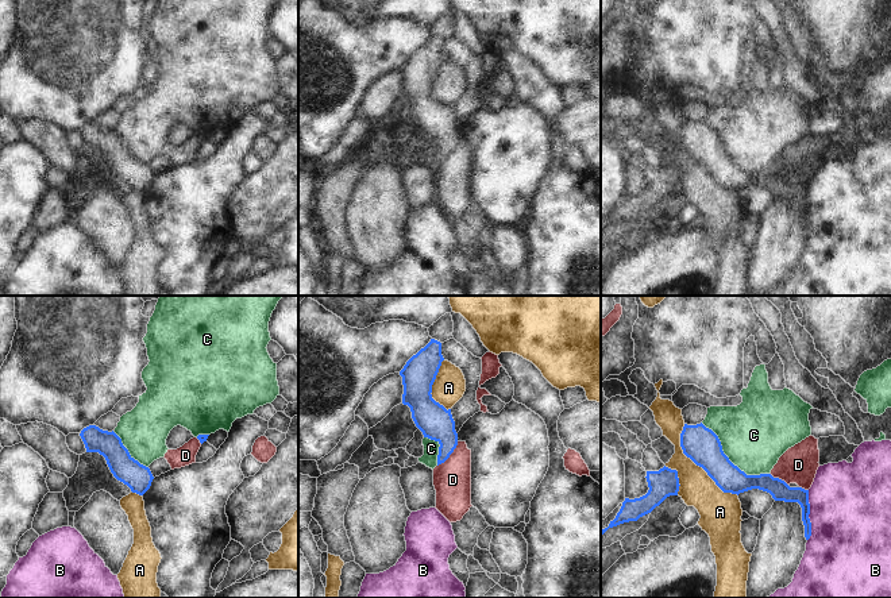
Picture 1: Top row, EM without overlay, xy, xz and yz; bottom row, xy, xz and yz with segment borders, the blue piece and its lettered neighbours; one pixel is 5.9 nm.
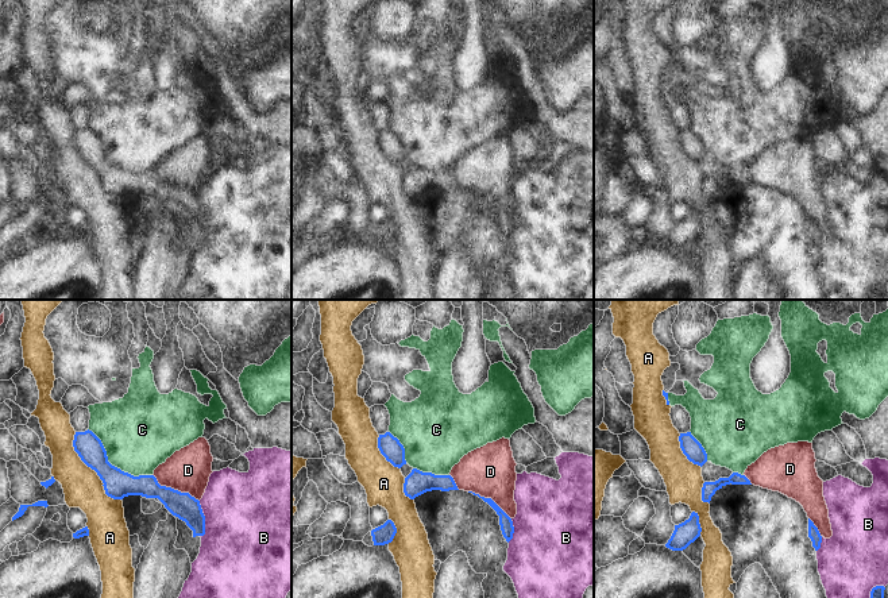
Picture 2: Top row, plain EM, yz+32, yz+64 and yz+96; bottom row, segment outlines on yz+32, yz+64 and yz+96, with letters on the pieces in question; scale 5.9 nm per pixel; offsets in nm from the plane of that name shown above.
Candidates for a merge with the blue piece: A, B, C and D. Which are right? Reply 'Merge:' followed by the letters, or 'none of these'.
Merge: none of these

